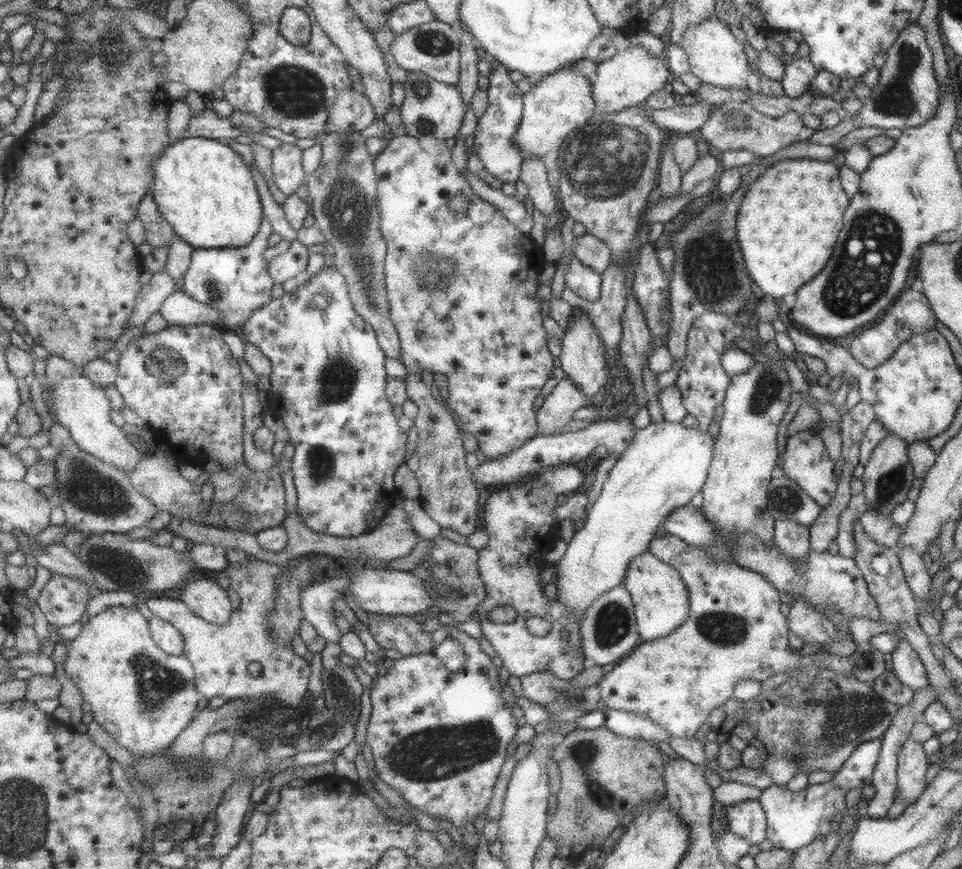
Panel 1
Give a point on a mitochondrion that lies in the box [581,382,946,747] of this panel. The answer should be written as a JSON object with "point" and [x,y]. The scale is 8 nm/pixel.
{"point":[722,628]}

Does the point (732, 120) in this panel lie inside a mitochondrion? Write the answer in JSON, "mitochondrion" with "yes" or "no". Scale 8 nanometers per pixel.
{"mitochondrion":"yes"}

